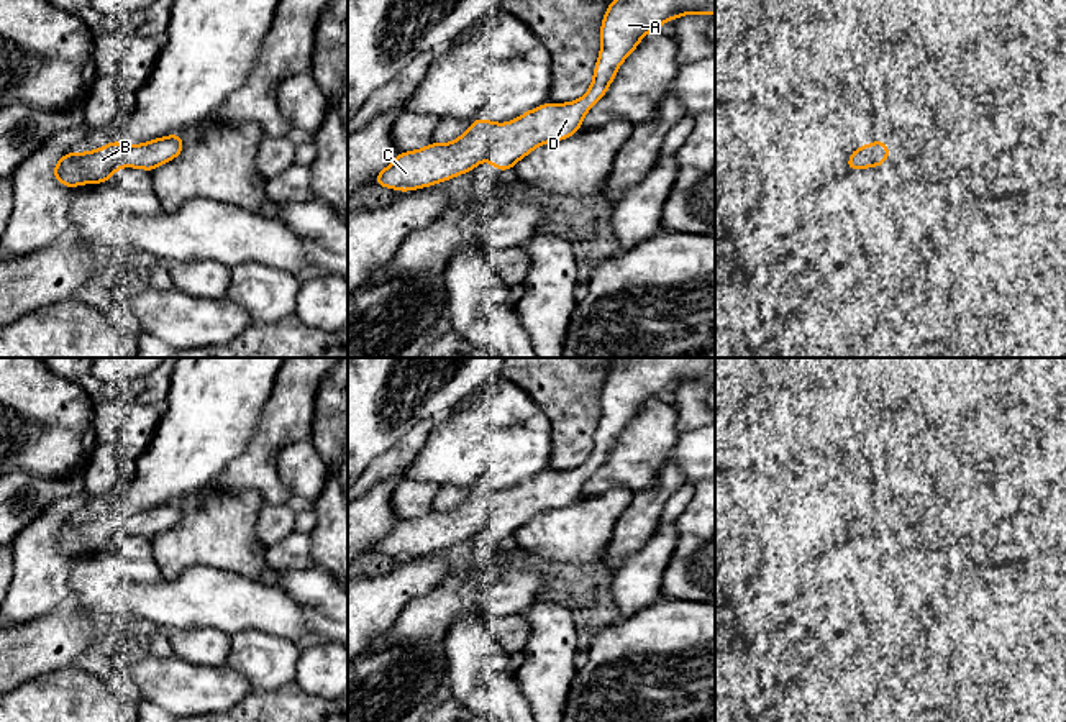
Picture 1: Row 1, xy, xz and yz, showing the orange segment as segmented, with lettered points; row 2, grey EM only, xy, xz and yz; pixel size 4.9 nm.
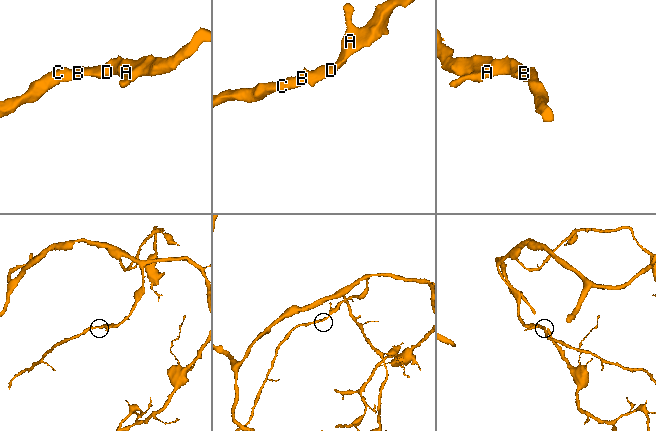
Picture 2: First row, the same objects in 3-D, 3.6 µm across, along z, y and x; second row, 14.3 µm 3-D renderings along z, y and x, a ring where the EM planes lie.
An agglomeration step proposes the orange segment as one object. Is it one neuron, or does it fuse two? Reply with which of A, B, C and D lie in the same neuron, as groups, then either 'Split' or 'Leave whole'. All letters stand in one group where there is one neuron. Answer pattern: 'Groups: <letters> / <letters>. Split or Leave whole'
Groups: A B C D. Leave whole

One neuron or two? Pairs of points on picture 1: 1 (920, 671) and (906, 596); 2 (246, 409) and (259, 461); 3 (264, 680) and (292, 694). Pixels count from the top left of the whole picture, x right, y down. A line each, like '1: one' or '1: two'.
1: two
2: two
3: two

